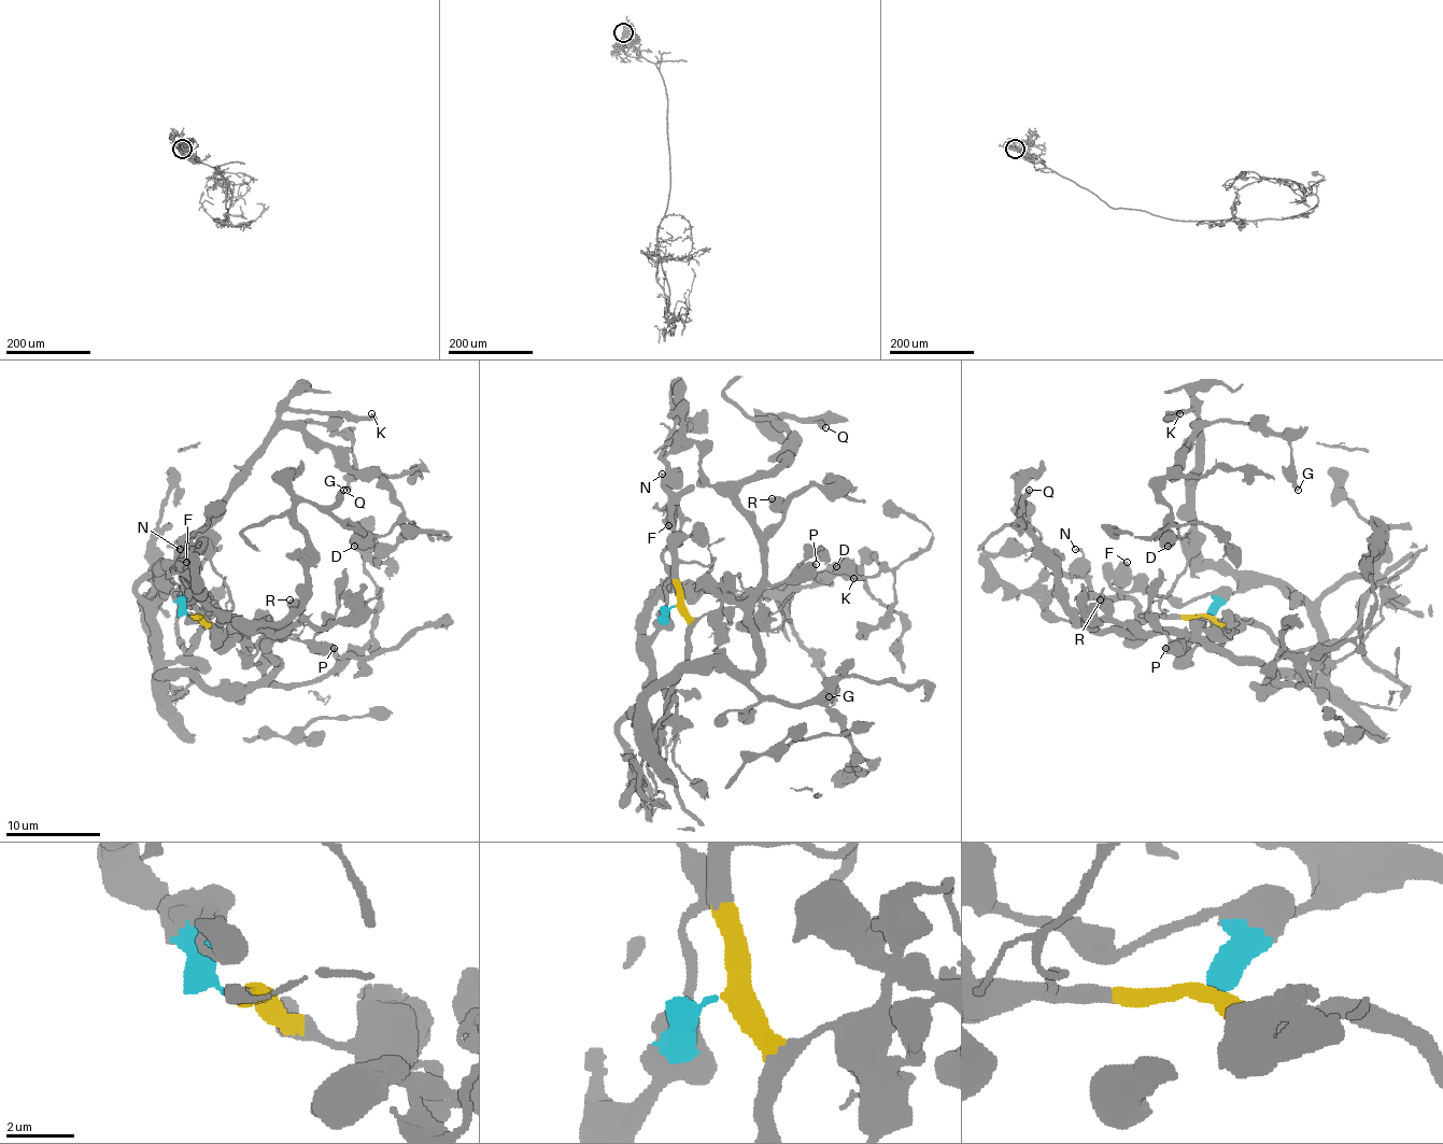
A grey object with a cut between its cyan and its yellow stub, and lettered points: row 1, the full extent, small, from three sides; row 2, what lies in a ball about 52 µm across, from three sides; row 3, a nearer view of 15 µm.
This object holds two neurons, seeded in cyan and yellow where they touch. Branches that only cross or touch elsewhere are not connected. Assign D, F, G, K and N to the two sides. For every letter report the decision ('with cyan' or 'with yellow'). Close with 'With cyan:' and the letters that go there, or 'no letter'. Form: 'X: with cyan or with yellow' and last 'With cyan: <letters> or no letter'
D: with cyan
F: with yellow
G: with cyan
K: with cyan
N: with yellow
With cyan: D, G, K

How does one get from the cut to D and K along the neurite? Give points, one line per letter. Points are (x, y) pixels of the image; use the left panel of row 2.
D: (192, 616), (158, 580), (284, 427), (310, 433), (353, 470), (375, 475), (402, 511), (384, 535), (353, 547)
K: (192, 616), (158, 580), (272, 435), (277, 418), (284, 411), (355, 418), (372, 413)

